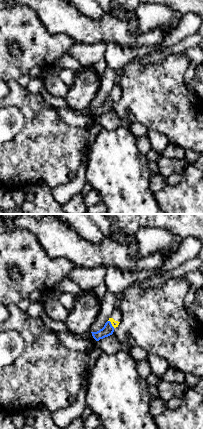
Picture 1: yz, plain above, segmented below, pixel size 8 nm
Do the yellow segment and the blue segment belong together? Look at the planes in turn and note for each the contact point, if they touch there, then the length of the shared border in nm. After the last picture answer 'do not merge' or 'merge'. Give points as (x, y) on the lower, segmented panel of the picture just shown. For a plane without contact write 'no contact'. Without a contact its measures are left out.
contact (111, 323); length 80 nm

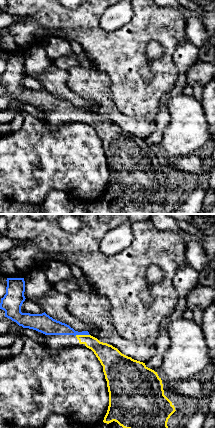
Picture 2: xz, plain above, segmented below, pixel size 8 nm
contact (82, 335); length 120 nm

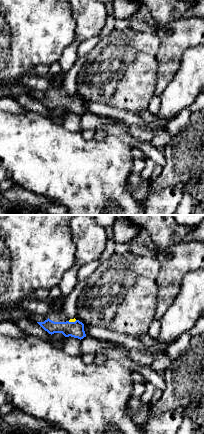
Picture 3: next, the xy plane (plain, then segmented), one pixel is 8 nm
contact (72, 321); length 70 nm

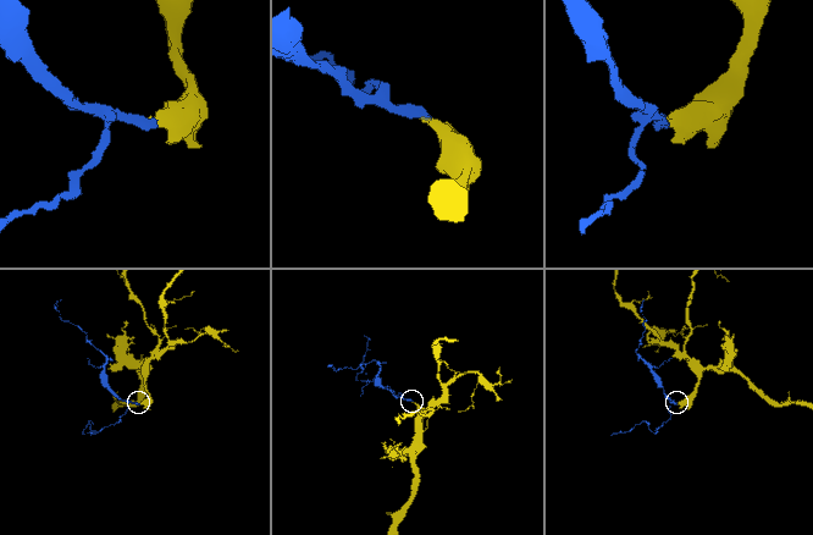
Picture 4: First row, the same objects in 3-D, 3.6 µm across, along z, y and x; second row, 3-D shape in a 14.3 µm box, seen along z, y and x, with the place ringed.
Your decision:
merge

